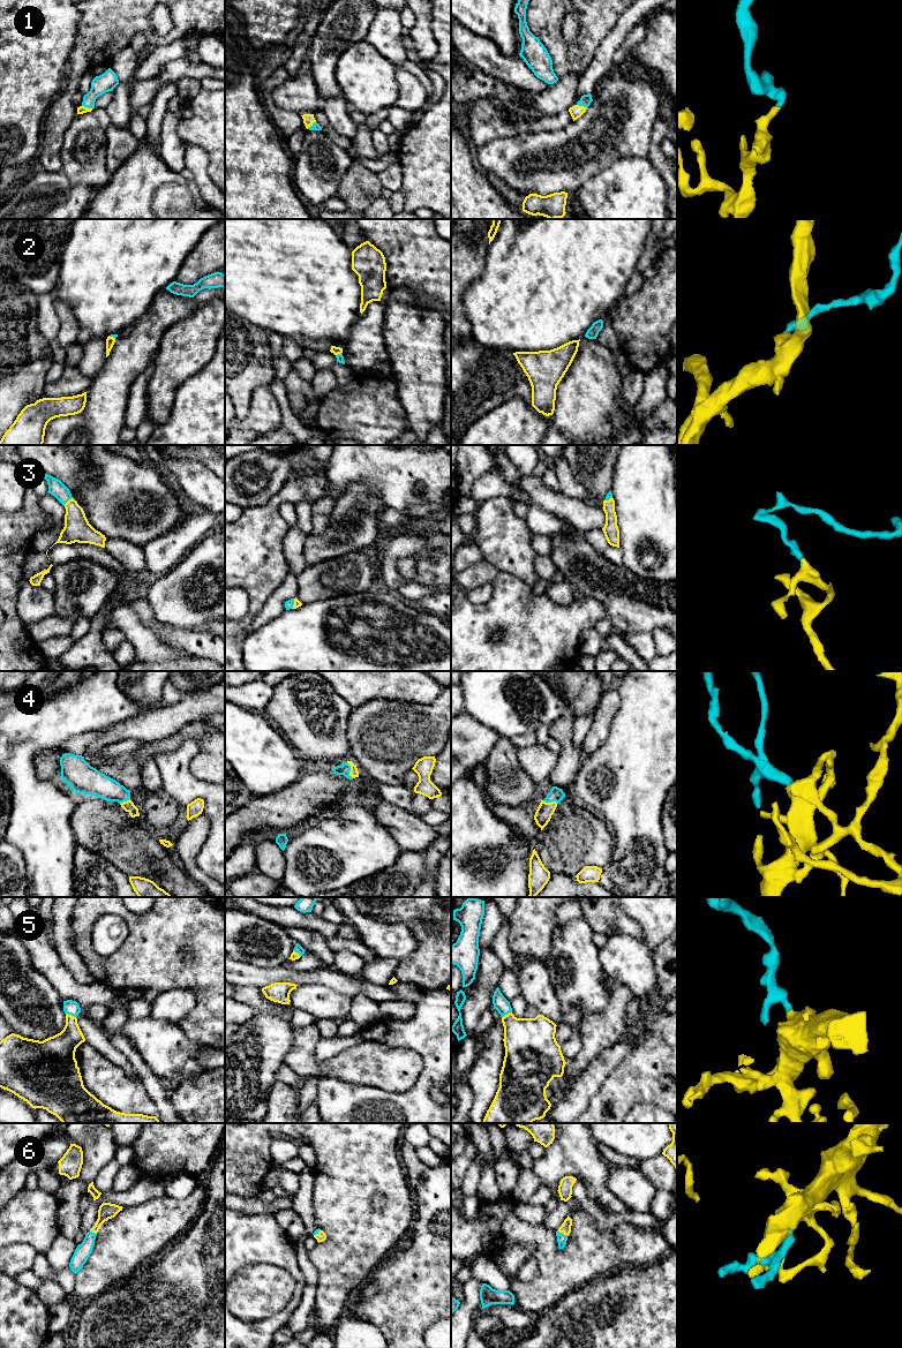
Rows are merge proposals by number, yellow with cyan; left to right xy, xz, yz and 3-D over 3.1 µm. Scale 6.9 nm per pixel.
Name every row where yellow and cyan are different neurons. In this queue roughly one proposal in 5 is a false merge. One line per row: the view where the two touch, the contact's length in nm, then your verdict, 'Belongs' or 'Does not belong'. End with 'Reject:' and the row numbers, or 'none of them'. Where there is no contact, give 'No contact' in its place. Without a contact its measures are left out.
1: Touches yellow in xy. Shared border 80 nm. Belongs
2: Touches yellow in xy. Shared border 50 nm. Belongs
3: Touches yellow in xy. Shared border 90 nm. Belongs
4: Touches yellow in xz. Shared border 120 nm. Belongs
5: Touches yellow in xy. Shared border 80 nm. Belongs
6: Touches yellow in yz. Shared border 90 nm. Belongs
Reject: none of them

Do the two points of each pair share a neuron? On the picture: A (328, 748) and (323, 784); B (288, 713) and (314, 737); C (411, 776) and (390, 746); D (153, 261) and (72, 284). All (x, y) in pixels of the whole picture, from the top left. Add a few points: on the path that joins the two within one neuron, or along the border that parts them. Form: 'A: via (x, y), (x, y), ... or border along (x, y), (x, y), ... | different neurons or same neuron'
A: border along (312, 765), (320, 766) | different neurons
B: via (294, 717), (308, 731) | same neuron
C: border along (411, 768), (403, 776), (403, 783) | different neurons
D: via (133, 261), (119, 261), (100, 279), (92, 281) | same neuron

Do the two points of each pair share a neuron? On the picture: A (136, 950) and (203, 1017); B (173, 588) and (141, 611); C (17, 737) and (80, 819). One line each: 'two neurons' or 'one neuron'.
A: one neuron
B: two neurons
C: two neurons

